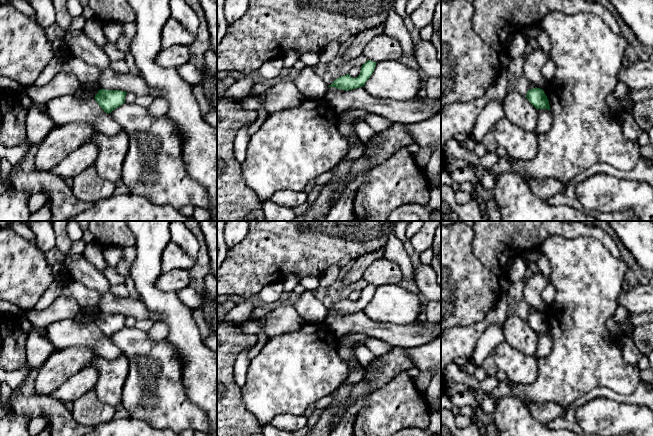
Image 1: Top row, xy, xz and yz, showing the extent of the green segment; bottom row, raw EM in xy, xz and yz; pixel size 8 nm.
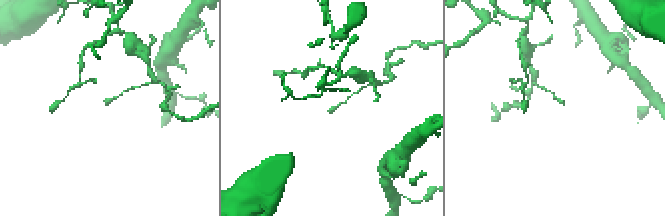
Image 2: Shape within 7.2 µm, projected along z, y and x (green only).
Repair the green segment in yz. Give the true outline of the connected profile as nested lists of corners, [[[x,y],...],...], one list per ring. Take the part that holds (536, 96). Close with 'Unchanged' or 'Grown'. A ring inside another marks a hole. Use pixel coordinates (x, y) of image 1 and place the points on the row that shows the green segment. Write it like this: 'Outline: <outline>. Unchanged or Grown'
Outline: [[[533,88],[529,89],[526,95],[529,102],[538,110],[538,109],[547,109],[550,110],[549,100],[545,95],[543,89]]]. Unchanged

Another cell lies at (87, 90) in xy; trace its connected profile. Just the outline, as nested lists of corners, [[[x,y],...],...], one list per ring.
[[[98,82],[82,83],[73,96],[77,99],[94,98],[100,89]]]

